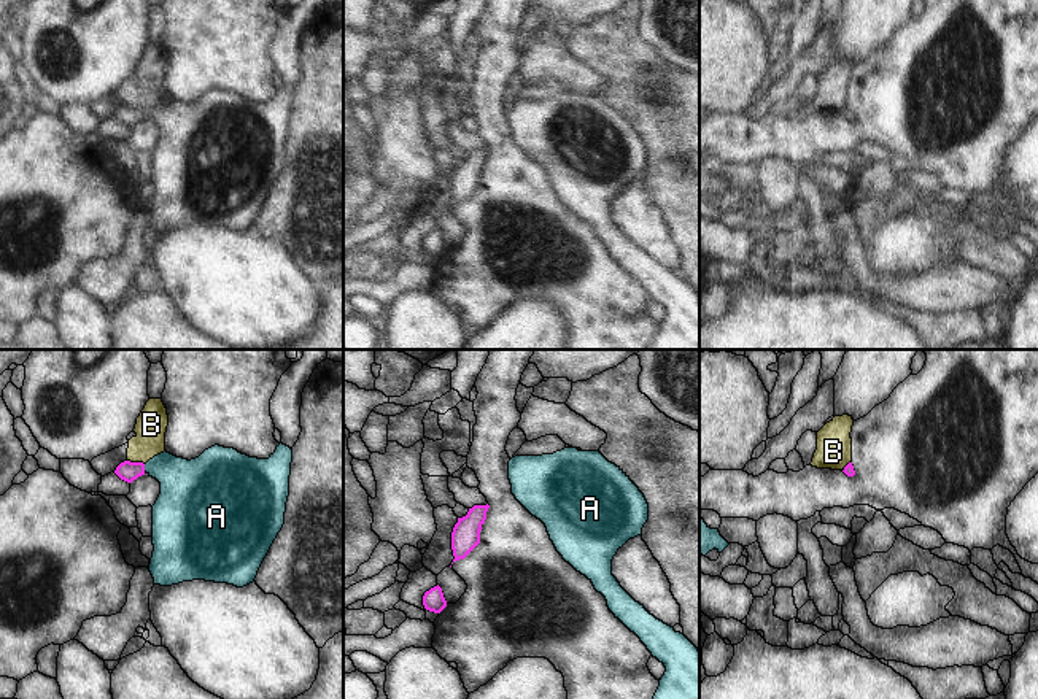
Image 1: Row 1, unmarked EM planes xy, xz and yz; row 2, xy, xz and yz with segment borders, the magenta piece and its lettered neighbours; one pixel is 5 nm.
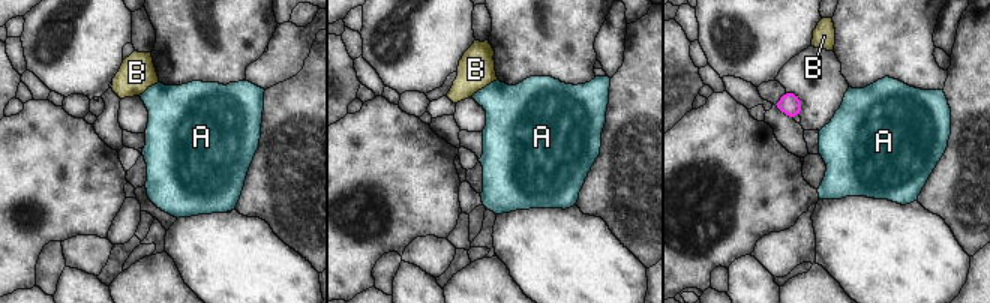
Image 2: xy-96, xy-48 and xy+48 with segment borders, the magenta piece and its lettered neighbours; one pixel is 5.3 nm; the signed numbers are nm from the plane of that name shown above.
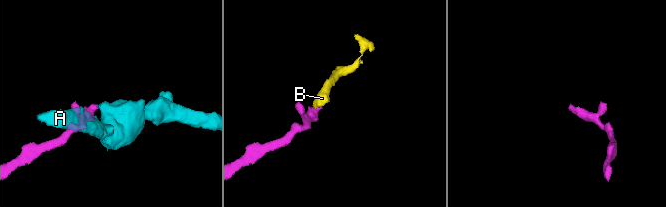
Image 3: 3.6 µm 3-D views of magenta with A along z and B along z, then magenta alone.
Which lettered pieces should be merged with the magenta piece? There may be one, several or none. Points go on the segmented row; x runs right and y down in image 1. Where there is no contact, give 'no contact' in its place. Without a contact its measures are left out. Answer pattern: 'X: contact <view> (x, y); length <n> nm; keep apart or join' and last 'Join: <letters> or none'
A: contact xy (143, 467); length 40 nm; join
B: contact xy (135, 463); length 100 nm; keep apart
Join: A

